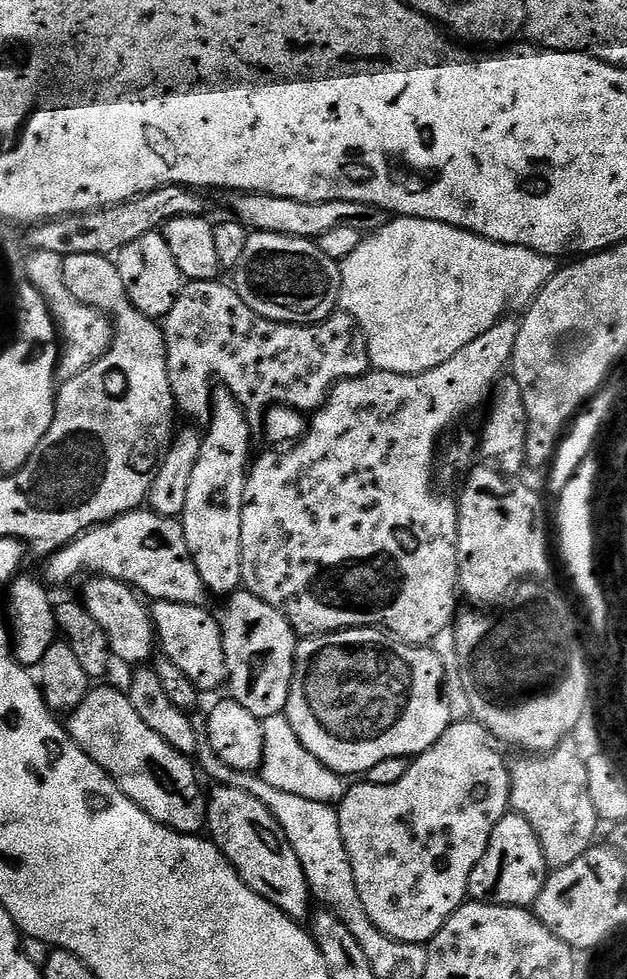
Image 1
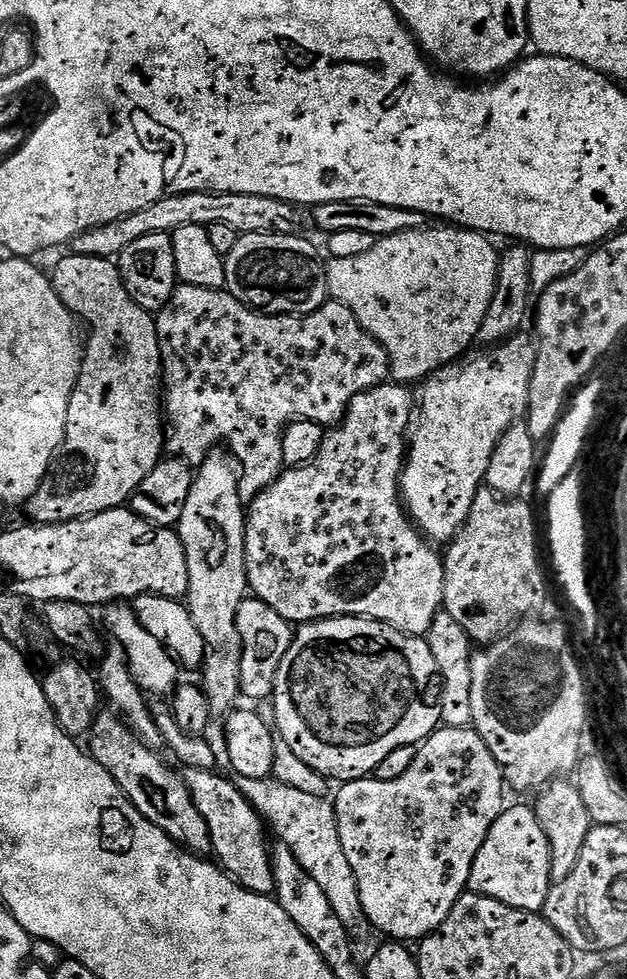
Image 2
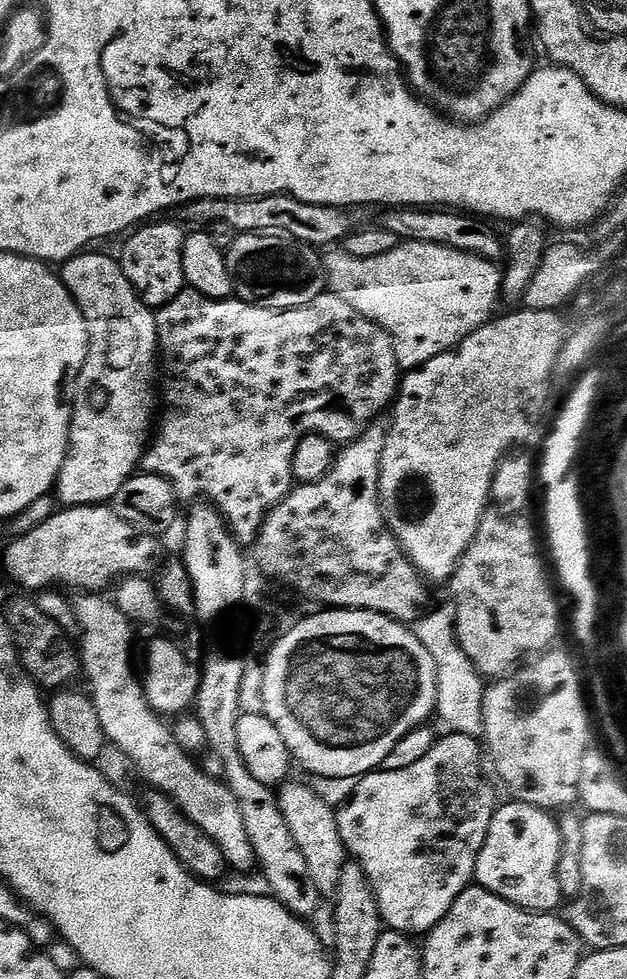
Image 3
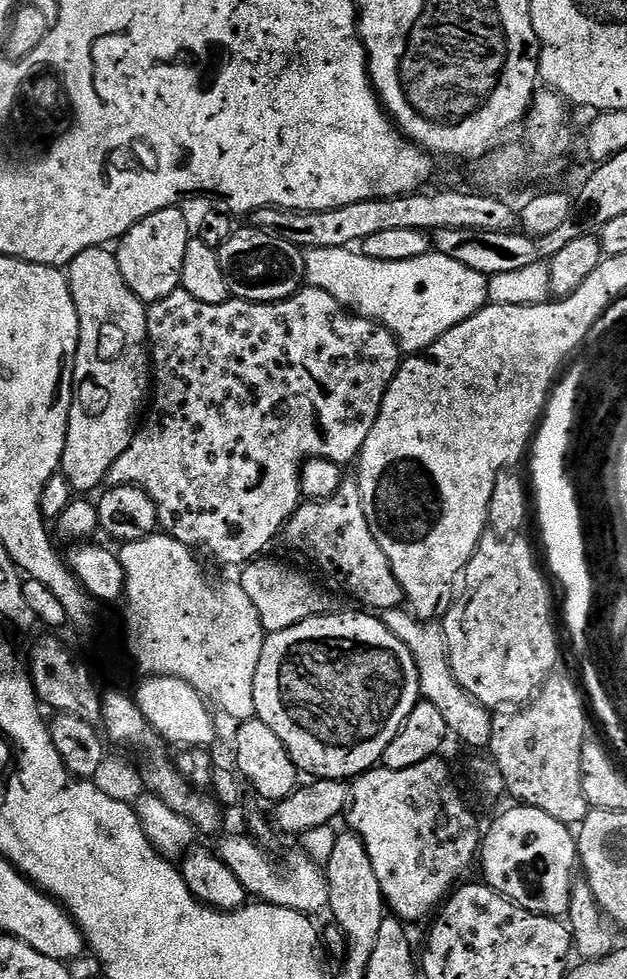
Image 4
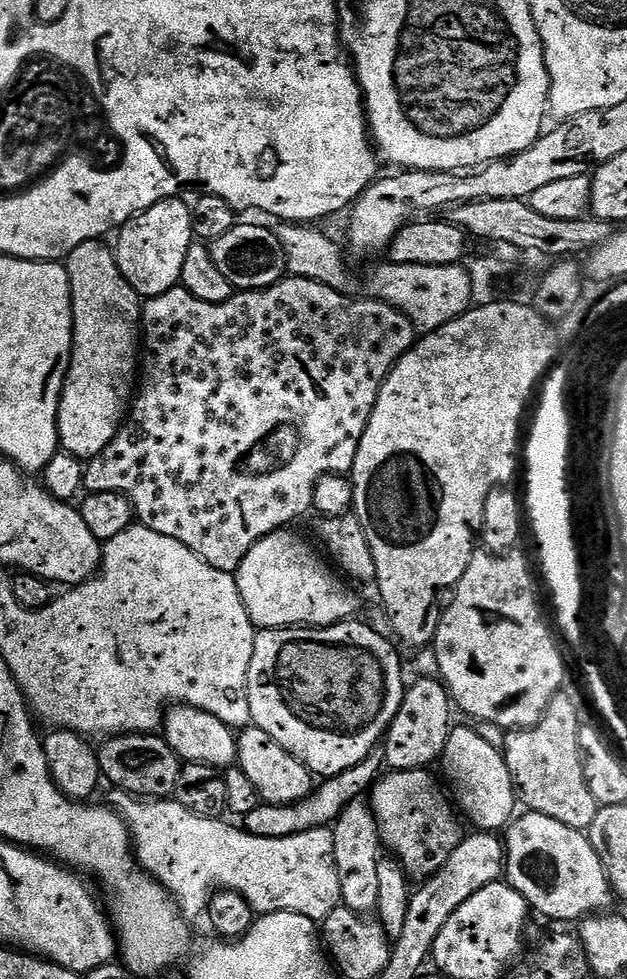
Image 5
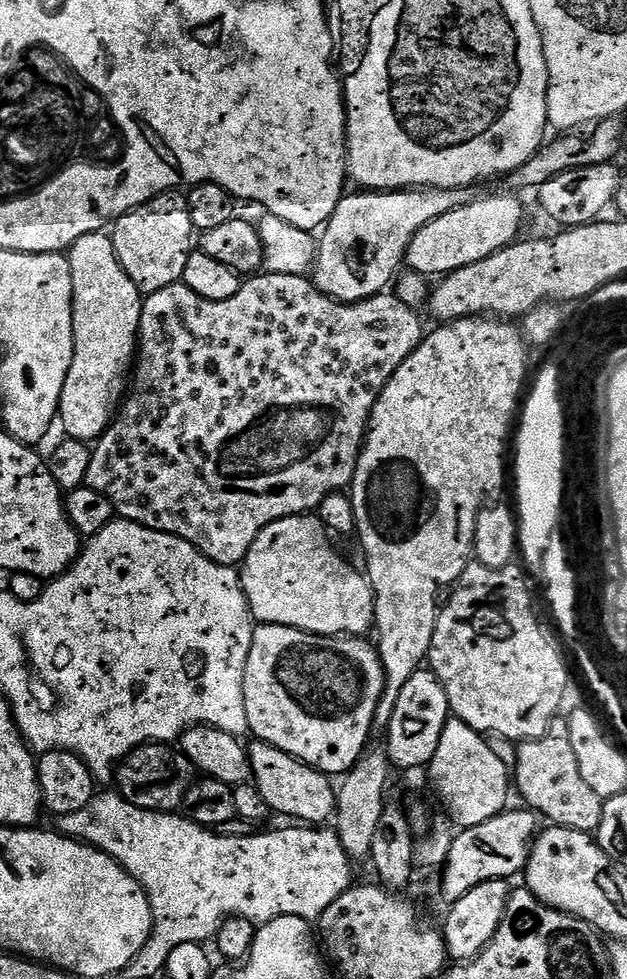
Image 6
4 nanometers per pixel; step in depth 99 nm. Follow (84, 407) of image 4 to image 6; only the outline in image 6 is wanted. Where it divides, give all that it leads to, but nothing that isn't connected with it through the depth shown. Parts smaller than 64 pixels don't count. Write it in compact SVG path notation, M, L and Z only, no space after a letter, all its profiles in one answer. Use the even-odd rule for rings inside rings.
M107 231L91 232L78 238L78 242L72 244L66 255L70 262L72 279L74 362L70 362L70 374L66 374L66 386L62 386L58 424L59 427L64 427L63 435L69 440L95 442L112 423L126 395L126 381L129 379L130 369L133 367L134 357L138 351L144 301L138 286L130 282L130 274L122 270L114 254L114 242Z

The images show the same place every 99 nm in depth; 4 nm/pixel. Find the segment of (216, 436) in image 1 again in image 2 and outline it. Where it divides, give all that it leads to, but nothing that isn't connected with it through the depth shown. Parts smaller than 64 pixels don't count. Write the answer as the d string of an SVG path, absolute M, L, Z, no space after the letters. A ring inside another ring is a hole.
M224 450L210 453L193 475L190 498L186 498L178 533L189 567L186 603L202 633L202 642L206 642L202 687L216 718L228 717L237 707L236 699L242 696L242 638L238 634L238 606L242 606L249 595L244 557L245 519L246 504L240 499L240 472L233 457Z

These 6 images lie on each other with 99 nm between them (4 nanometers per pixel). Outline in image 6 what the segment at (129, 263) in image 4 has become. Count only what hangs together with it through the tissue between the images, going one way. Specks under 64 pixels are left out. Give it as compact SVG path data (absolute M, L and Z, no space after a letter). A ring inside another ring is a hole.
M173 190L156 196L132 212L117 218L111 225L114 254L130 274L130 282L142 294L166 290L166 286L181 283L186 270L186 258L194 250L194 229L188 213L188 201L179 191Z

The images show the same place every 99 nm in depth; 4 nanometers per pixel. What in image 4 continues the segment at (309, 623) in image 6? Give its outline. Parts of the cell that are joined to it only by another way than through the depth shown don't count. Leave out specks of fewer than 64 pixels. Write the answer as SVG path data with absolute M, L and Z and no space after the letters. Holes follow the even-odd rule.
M257 558L245 565L244 572L238 577L242 590L246 590L246 598L254 604L254 610L260 615L260 621L265 633L286 630L298 622L311 616L319 616L329 611L324 596L299 572L288 564L279 564L276 560Z

